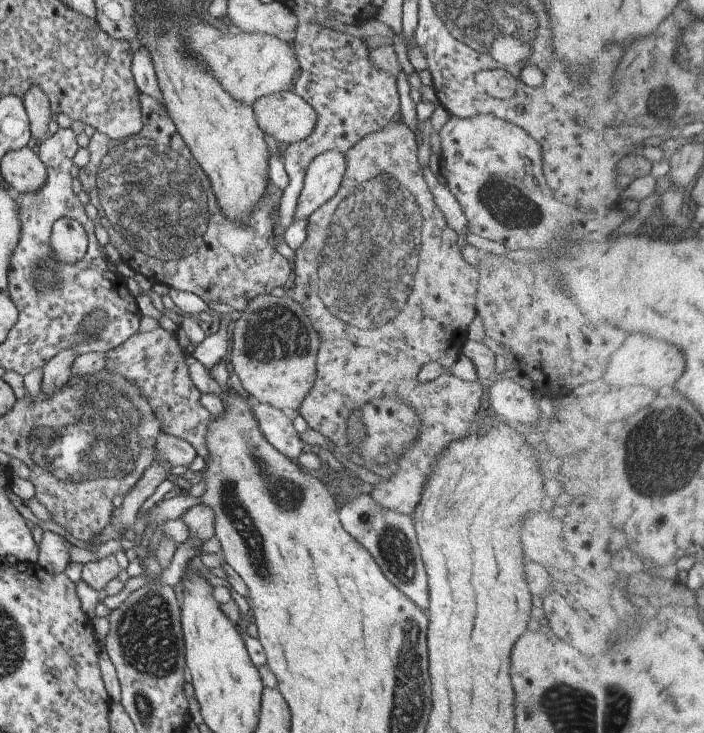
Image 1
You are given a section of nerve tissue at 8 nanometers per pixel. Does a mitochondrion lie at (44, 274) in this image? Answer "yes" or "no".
yes

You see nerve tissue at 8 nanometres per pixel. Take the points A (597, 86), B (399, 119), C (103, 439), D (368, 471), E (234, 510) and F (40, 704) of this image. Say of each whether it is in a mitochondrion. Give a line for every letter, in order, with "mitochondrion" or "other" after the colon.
A: other
B: other
C: mitochondrion
D: other
E: mitochondrion
F: other

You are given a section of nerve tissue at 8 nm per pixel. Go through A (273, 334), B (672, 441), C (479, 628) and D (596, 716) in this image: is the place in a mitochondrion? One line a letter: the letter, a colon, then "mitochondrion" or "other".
A: mitochondrion
B: mitochondrion
C: other
D: mitochondrion

